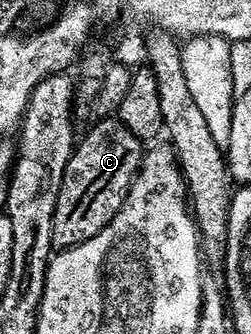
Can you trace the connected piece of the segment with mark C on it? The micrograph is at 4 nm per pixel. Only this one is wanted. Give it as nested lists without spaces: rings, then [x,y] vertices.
[[[117,117],[99,118],[94,124],[95,127],[83,139],[81,136],[77,140],[64,169],[56,209],[52,213],[51,248],[74,247],[96,237],[96,233],[100,233],[120,209],[134,174],[142,164],[143,140],[132,134]]]

